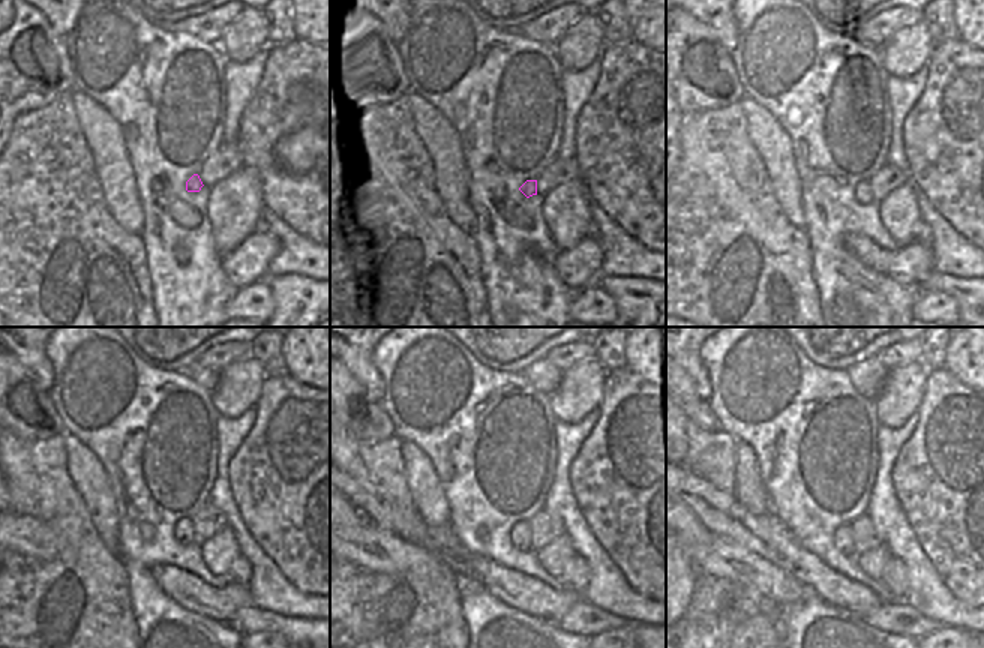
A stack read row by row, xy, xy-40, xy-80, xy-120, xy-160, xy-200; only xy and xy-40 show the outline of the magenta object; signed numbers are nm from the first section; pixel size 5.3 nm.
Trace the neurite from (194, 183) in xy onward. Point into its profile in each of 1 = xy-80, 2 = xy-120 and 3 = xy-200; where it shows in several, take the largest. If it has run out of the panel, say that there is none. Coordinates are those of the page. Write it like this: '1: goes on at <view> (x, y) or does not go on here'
1: goes on at xy-80 (863, 194)
2: goes on at xy-120 (183, 531)
3: goes on at xy-200 (843, 542)

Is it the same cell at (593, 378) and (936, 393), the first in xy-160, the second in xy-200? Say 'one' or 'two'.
two

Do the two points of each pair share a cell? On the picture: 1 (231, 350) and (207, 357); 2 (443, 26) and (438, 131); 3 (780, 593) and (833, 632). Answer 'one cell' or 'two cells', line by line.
1: one cell
2: two cells
3: two cells

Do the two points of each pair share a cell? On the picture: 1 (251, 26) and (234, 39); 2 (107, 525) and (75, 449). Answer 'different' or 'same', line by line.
1: same
2: same

